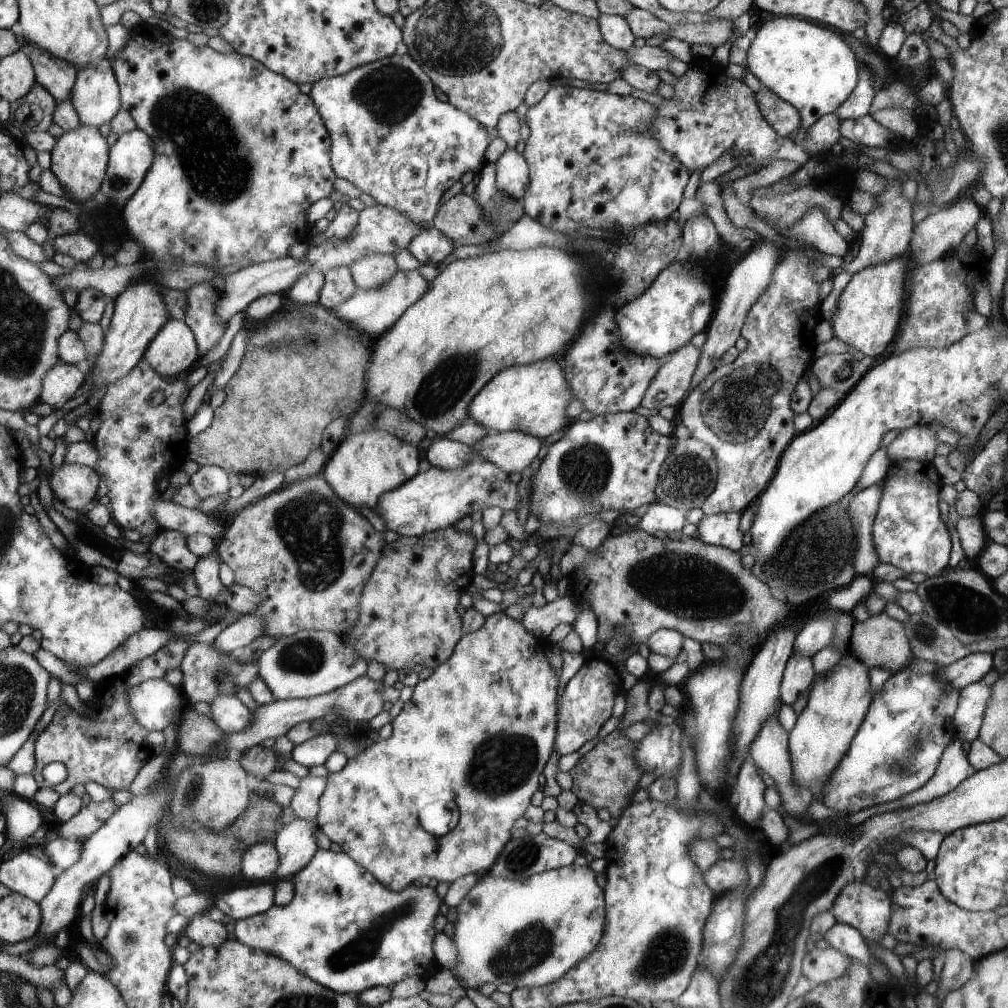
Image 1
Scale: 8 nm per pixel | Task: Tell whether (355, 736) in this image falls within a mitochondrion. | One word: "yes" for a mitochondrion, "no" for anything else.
yes

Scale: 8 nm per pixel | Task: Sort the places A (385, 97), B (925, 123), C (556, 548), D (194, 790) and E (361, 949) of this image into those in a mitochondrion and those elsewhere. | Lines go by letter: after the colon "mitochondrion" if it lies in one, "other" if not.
A: mitochondrion
B: other
C: other
D: mitochondrion
E: mitochondrion

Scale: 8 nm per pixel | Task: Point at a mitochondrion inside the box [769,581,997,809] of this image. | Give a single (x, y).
(903, 763)

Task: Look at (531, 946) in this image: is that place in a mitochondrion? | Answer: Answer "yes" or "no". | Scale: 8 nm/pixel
yes

